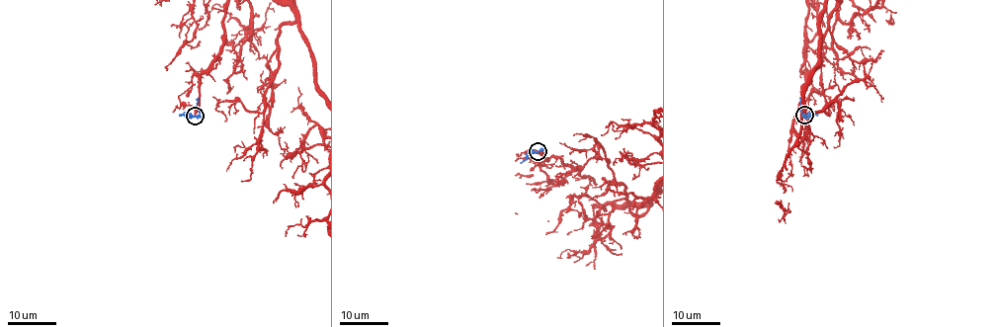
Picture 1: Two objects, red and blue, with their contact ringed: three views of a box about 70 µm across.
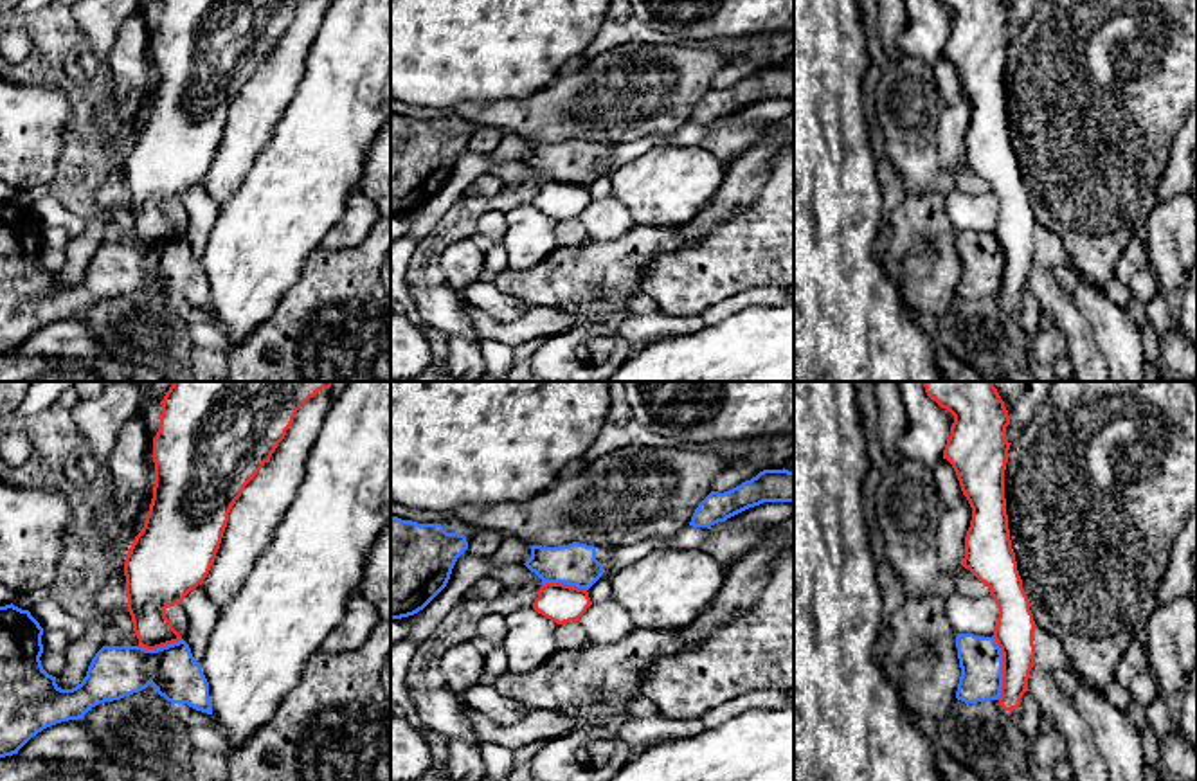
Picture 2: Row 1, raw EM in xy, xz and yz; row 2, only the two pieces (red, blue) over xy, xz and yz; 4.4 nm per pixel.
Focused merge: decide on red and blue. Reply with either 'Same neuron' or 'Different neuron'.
Different neuron

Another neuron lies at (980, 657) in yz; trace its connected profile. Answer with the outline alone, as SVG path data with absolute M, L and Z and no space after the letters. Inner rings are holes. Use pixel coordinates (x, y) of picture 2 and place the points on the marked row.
M958 633L961 677L956 698L965 704L999 700L1003 687L1003 653L994 637Z

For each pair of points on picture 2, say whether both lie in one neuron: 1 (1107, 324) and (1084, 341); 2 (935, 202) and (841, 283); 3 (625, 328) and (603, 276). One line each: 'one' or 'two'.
1: two
2: two
3: two

